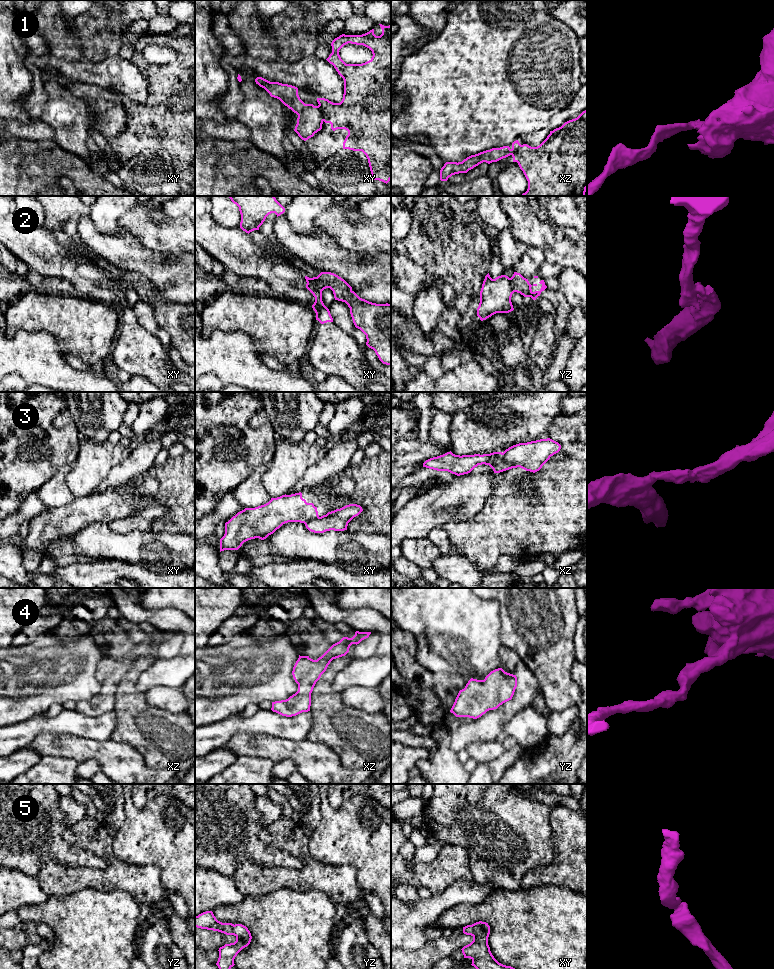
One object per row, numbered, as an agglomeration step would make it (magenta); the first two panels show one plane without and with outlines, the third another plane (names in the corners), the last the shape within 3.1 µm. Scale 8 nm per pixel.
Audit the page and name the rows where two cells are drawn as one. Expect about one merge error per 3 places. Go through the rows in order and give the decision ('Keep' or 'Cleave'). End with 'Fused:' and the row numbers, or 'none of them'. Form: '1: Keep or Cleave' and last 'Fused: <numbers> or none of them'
1: Cleave
2: Cleave
3: Cleave
4: Keep
5: Keep
Fused: 1, 2, 3

